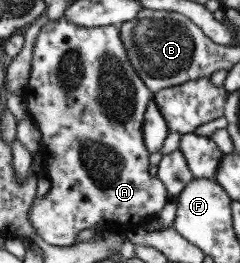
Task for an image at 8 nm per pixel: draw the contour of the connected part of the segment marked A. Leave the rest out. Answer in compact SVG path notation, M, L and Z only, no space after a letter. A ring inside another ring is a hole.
M64 17L45 22L34 39L29 78L20 95L25 100L28 117L40 132L44 155L41 174L51 187L29 207L31 226L44 243L55 247L74 246L78 231L100 221L116 222L122 229L141 226L147 219L155 217L171 199L164 184L148 173L149 153L140 128L153 92L130 66L120 40L119 25L84 28Z

